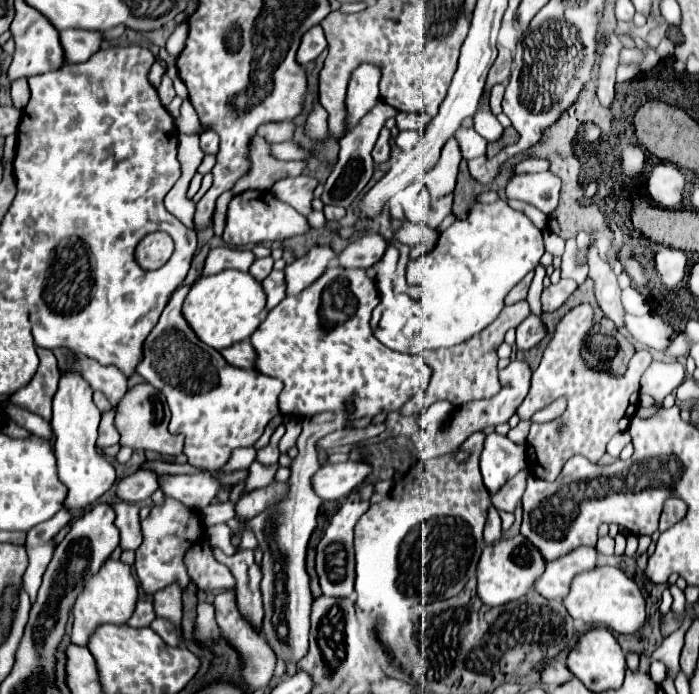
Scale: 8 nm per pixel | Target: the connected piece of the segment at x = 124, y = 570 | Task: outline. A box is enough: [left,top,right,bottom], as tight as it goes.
[72,560,138,646]

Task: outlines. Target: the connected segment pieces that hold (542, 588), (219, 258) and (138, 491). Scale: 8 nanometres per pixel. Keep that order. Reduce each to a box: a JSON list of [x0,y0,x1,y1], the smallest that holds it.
[[536,546,598,600],[202,246,254,276],[116,470,158,502]]

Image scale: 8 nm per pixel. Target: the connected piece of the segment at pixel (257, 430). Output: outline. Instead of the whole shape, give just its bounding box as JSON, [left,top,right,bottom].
[136,284,284,470]

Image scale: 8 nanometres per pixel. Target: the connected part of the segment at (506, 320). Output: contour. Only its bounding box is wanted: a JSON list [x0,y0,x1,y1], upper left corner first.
[420,300,530,408]

